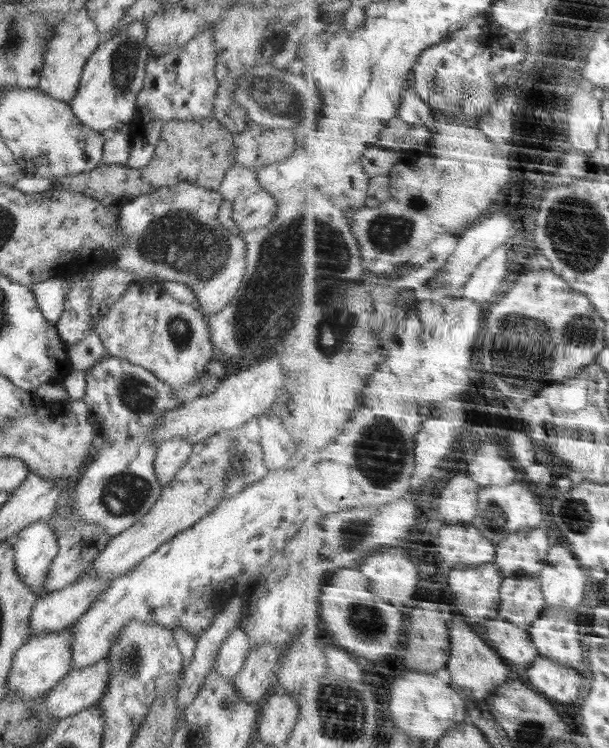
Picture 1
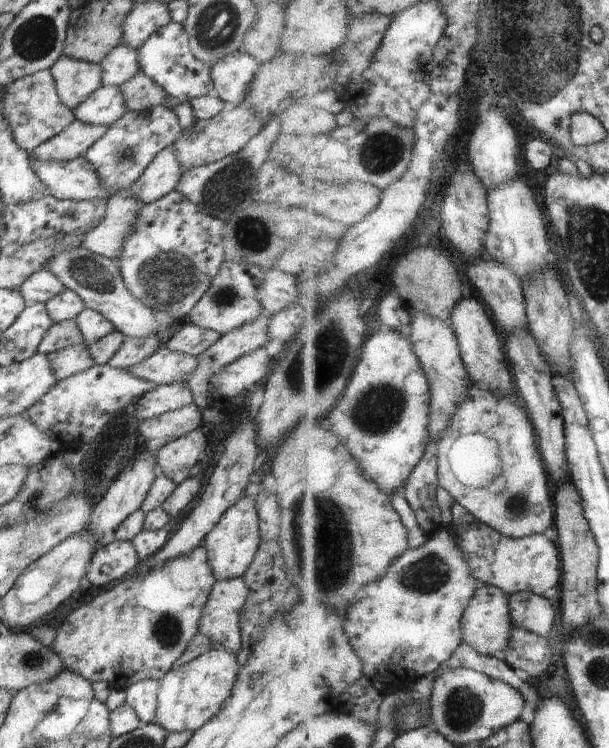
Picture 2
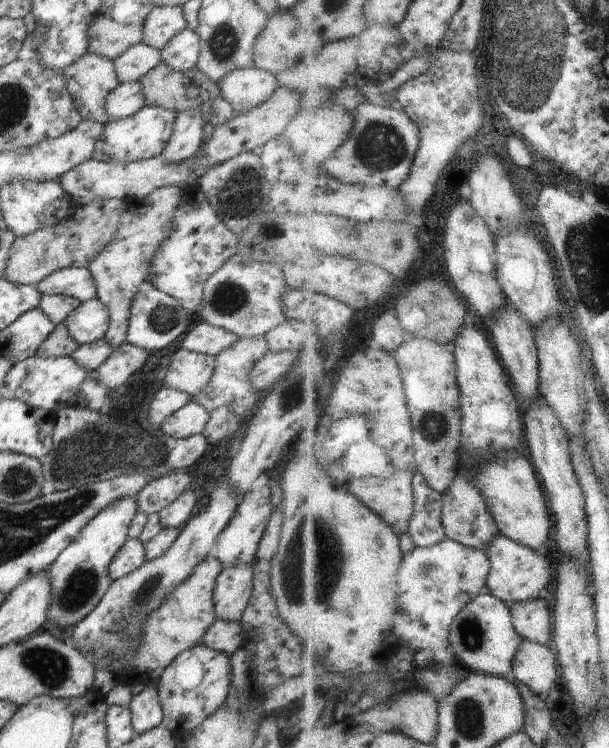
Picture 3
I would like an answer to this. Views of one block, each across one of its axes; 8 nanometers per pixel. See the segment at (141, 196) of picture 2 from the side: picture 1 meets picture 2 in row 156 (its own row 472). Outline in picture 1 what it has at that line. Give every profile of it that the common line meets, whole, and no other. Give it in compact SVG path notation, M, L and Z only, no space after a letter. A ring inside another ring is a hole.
M175 436L157 446L156 456L153 462L157 479L162 487L176 476L176 473L186 464L193 446L185 436Z

